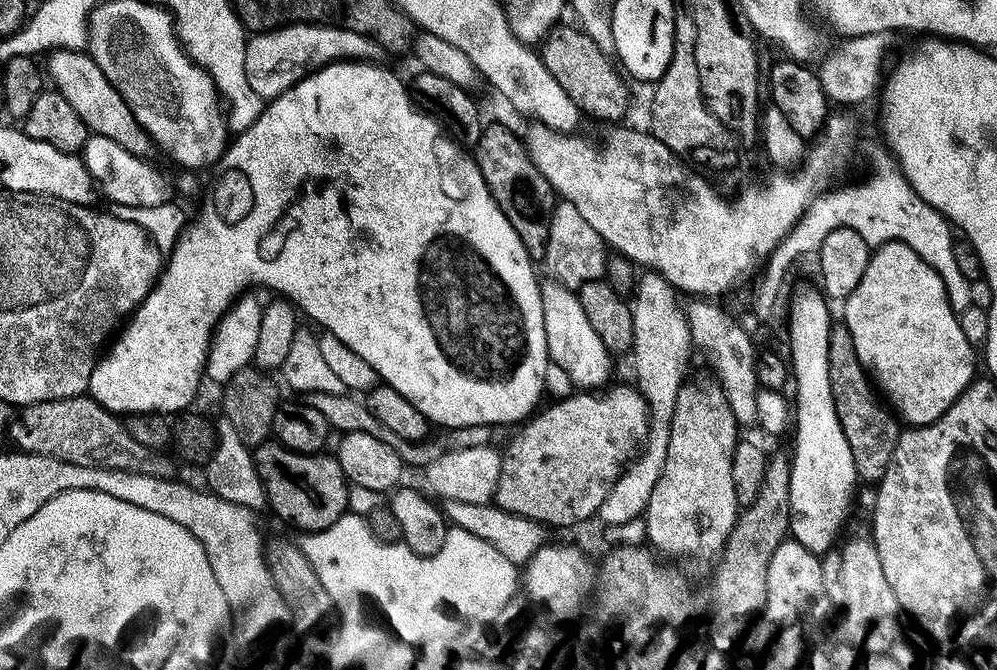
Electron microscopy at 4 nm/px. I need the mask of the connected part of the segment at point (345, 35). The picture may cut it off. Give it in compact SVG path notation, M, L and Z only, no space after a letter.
M285 24L272 32L257 32L248 40L246 46L246 80L250 82L250 90L267 102L281 96L288 88L293 88L302 77L325 68L328 64L339 64L342 60L357 62L376 62L382 56L382 49L370 38L358 34L354 30L336 28L333 24Z

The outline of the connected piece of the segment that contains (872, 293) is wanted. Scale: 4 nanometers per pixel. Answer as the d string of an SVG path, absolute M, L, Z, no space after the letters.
M892 240L873 251L866 274L862 274L862 282L854 286L854 294L850 294L842 304L842 323L850 330L850 338L854 338L858 362L886 400L888 395L887 403L895 409L899 419L909 420L907 423L912 426L937 420L974 379L972 371L976 368L976 360L978 364L978 356L962 335L960 317L951 303L948 288L935 267L925 257L914 254L910 246Z

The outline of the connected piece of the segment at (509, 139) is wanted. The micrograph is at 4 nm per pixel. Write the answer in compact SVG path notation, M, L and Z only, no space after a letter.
M485 123L474 146L474 159L494 202L498 202L502 214L506 214L506 222L514 226L514 234L522 238L522 246L526 246L528 255L533 261L543 261L550 234L550 218L558 197L550 182L546 182L542 170L534 166L527 143L521 137L519 140L504 124Z

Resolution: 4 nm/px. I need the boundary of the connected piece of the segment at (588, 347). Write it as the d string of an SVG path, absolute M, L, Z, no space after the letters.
M551 278L541 283L540 293L549 361L566 370L566 374L572 379L577 389L603 389L609 383L608 375L612 372L613 357L608 347L602 342L602 338L594 334L594 326L590 326L590 318L586 318L586 310L582 310L579 295L573 289L566 288Z

